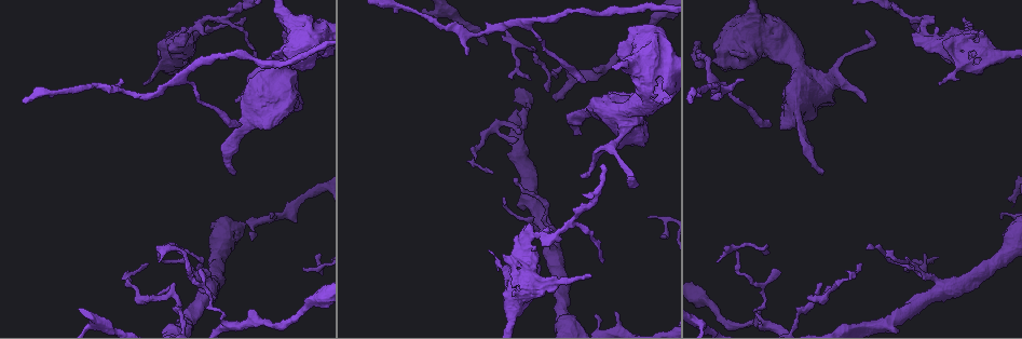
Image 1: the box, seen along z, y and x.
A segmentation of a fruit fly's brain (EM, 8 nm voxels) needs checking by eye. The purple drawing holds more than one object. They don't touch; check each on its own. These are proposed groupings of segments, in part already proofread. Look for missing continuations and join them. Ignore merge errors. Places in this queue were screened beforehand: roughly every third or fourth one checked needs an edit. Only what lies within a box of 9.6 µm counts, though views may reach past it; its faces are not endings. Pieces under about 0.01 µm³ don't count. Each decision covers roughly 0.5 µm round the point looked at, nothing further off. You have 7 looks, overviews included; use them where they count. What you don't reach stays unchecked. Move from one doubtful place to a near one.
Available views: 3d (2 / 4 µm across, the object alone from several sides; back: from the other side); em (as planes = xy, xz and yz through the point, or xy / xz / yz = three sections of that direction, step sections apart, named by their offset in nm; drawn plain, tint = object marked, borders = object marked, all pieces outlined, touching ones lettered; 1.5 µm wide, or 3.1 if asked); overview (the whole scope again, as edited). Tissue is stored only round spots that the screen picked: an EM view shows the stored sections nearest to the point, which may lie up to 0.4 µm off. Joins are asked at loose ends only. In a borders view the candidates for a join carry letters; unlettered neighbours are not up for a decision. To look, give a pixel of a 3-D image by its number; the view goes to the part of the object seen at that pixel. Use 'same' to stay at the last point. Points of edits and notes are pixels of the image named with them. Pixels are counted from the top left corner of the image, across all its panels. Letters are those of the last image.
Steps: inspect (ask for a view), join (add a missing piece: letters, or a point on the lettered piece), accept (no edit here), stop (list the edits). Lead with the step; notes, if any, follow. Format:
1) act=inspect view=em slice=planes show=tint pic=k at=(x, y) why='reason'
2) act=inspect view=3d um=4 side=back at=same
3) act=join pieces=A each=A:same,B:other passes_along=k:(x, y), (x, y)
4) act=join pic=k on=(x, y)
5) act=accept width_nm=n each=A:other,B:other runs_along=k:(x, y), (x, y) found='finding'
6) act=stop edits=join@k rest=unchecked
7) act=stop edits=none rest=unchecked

act=inspect view=em slice=planes show=borders pic=1 at=(239, 125) why='end of a long branch'

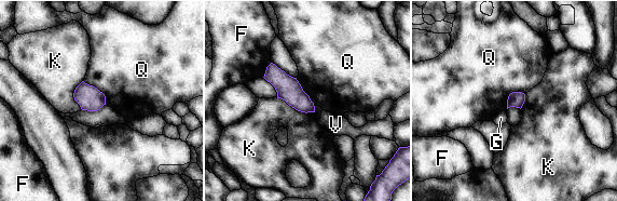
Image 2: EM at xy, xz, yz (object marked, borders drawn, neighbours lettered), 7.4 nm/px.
act=accept width_nm=120 longest_contact=K:300nm each=F:other,G:other,K:other,Q:other,V:other found='none of them fits'

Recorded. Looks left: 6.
act=inspect view=em slice=planes show=borders pic=1 at=(547, 91) why='branch stops here'

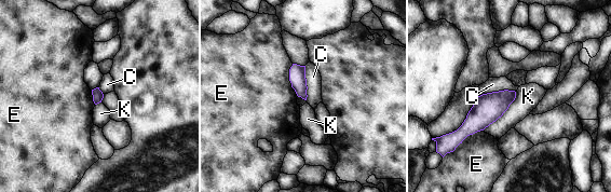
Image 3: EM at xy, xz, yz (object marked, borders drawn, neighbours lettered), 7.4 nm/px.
act=accept width_nm=80 each=C:other,E:other,K:other border=3:(292, 64), (290, 86), (298, 96) found='no lettered piece goes on from it'

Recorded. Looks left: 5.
act=inspect view=em slice=planes show=borders pic=1 at=(579, 134) why='an open end'

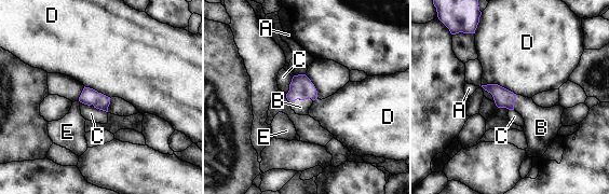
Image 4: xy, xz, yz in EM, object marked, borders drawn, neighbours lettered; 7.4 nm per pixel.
act=join pieces=B width_nm=130 each=A:other,B:same,C:other,D:other,E:other passes_along=4:(301, 87), (300, 99), (300, 107) found='the cell continues'

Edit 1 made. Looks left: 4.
act=stop edits=join@4 rest=unchecked

